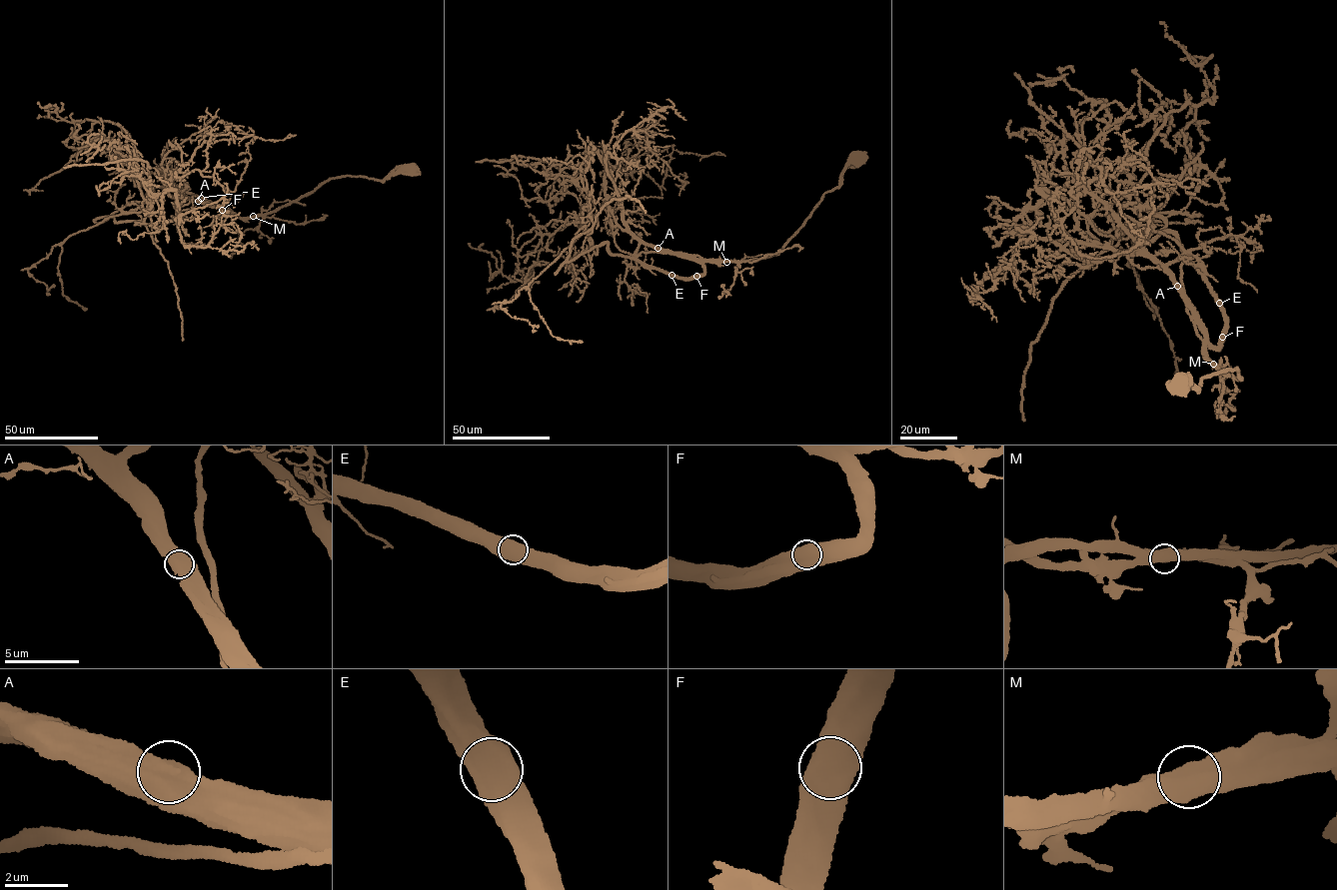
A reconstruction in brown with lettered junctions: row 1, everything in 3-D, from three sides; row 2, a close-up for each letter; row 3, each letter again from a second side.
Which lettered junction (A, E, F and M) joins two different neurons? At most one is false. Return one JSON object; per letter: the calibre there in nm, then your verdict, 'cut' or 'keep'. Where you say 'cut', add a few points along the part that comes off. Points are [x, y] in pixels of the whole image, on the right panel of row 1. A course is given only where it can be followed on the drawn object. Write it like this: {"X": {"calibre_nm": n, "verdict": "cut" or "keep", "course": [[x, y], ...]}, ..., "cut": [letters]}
{"A": {"calibre_nm": 700, "verdict": "keep"}, "E": {"calibre_nm": 650, "verdict": "keep"}, "F": {"calibre_nm": 700, "verdict": "keep"}, "M": {"calibre_nm": 700, "verdict": "cut", "course": [[1213, 364], [1186, 310], [1186, 252], [1122, 214], [1092, 161], [1114, 229], [1134, 234], [1134, 275], [1176, 377]]}, "cut": ["M"]}

